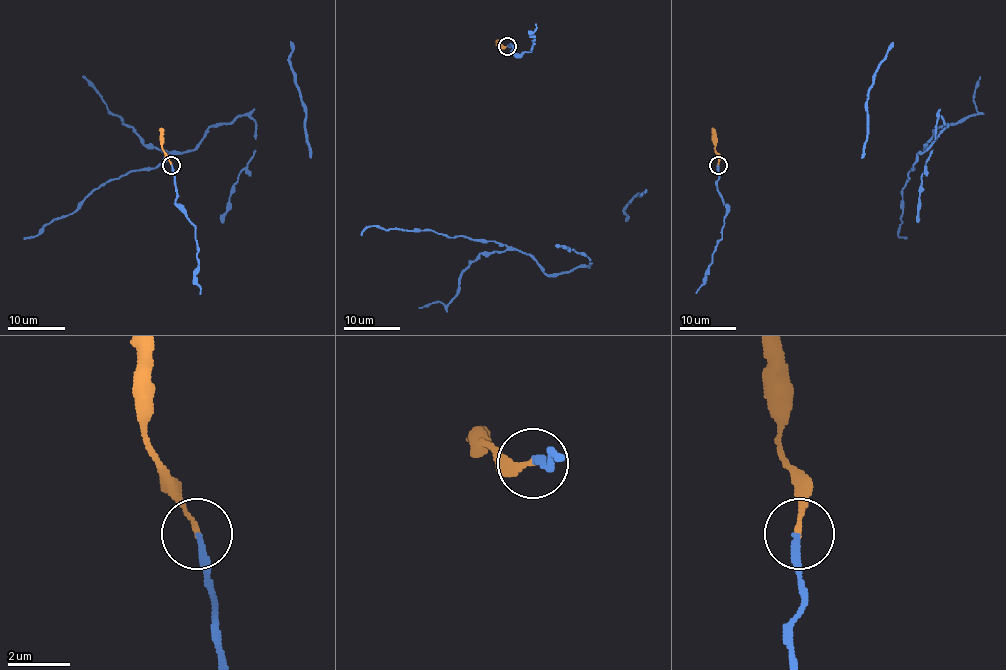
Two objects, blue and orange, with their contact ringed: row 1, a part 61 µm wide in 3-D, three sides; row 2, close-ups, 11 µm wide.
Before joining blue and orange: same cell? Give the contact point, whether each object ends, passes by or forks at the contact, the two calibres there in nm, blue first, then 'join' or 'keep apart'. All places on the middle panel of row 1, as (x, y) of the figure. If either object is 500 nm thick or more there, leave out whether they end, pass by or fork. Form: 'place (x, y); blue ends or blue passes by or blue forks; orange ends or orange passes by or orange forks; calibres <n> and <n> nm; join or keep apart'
place (507, 46); blue ends; orange ends; calibres 220 and 150 nm; join

